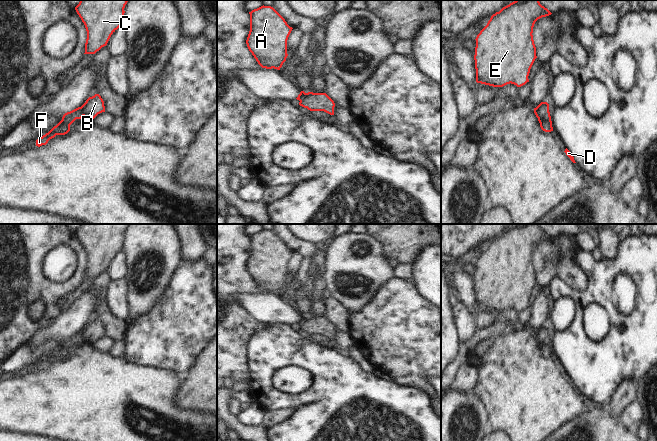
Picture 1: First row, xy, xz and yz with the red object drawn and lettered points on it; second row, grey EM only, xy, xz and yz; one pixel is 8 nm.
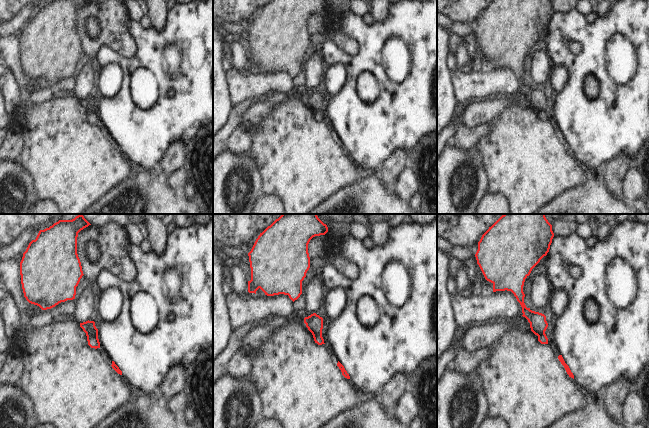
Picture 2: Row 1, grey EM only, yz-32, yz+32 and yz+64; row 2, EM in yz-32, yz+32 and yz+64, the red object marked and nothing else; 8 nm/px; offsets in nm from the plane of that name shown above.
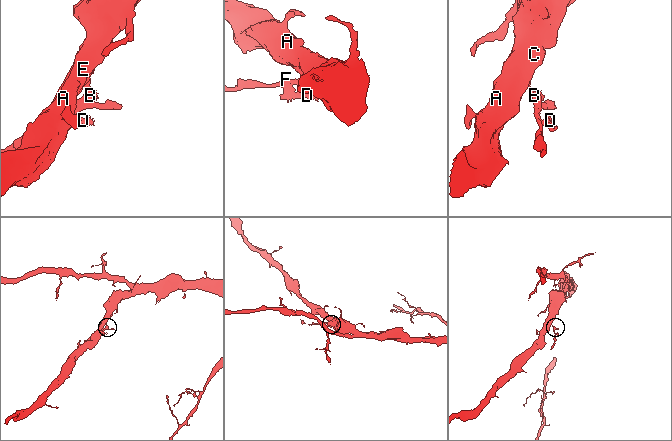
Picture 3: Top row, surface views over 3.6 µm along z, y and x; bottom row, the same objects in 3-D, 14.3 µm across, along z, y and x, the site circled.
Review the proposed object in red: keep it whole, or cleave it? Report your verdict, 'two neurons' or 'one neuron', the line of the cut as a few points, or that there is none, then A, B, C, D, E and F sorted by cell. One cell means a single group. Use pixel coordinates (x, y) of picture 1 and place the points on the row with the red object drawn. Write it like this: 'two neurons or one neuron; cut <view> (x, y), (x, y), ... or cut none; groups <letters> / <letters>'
two neurons; cut yz (534, 108), (544, 118), (548, 117); groups A B C E / D F

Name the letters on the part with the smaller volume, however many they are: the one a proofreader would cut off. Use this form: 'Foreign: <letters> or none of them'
Foreign: D, F

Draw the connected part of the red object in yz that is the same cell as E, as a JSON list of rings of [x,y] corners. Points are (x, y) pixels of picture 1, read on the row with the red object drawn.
[[[515,0],[493,14],[475,39],[476,82],[493,87],[510,83],[521,87],[529,82],[530,69],[537,58],[533,27],[538,19],[551,14],[539,0]]]

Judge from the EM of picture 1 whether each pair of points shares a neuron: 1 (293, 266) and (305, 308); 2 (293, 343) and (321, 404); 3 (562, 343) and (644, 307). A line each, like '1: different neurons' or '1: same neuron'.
1: same neuron
2: same neuron
3: same neuron

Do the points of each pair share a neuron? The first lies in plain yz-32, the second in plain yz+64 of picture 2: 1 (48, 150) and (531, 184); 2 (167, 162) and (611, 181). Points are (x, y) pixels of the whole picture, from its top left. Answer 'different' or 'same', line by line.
1: same
2: same

